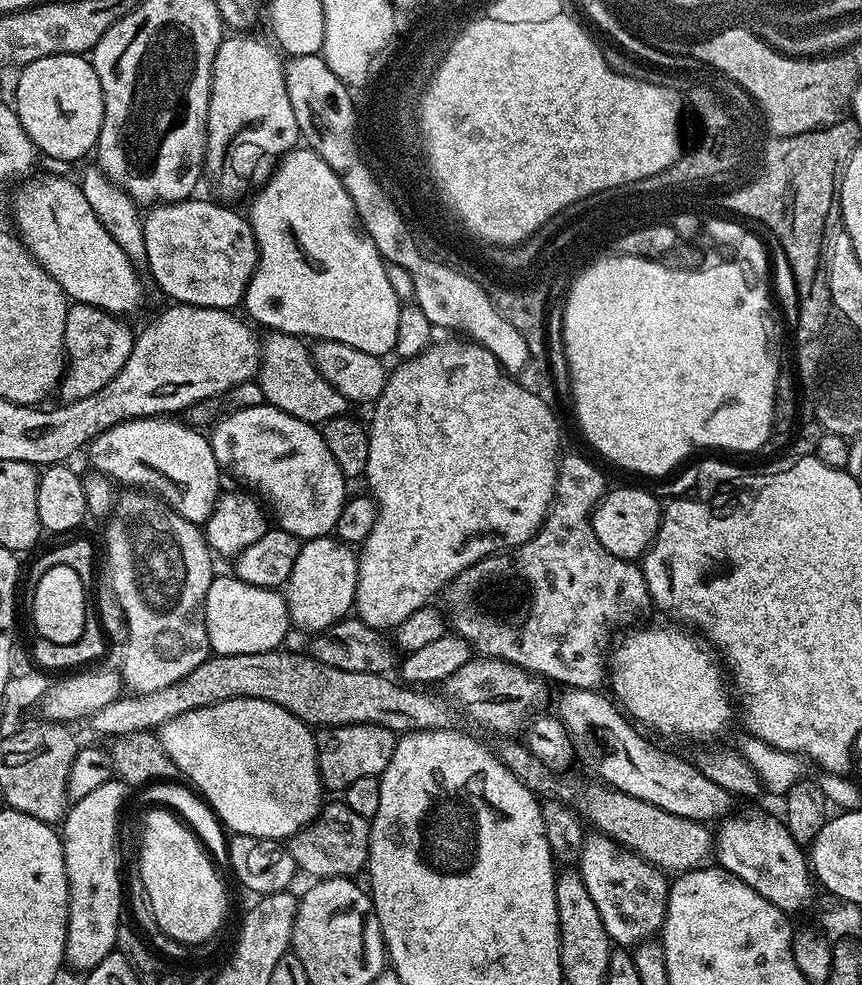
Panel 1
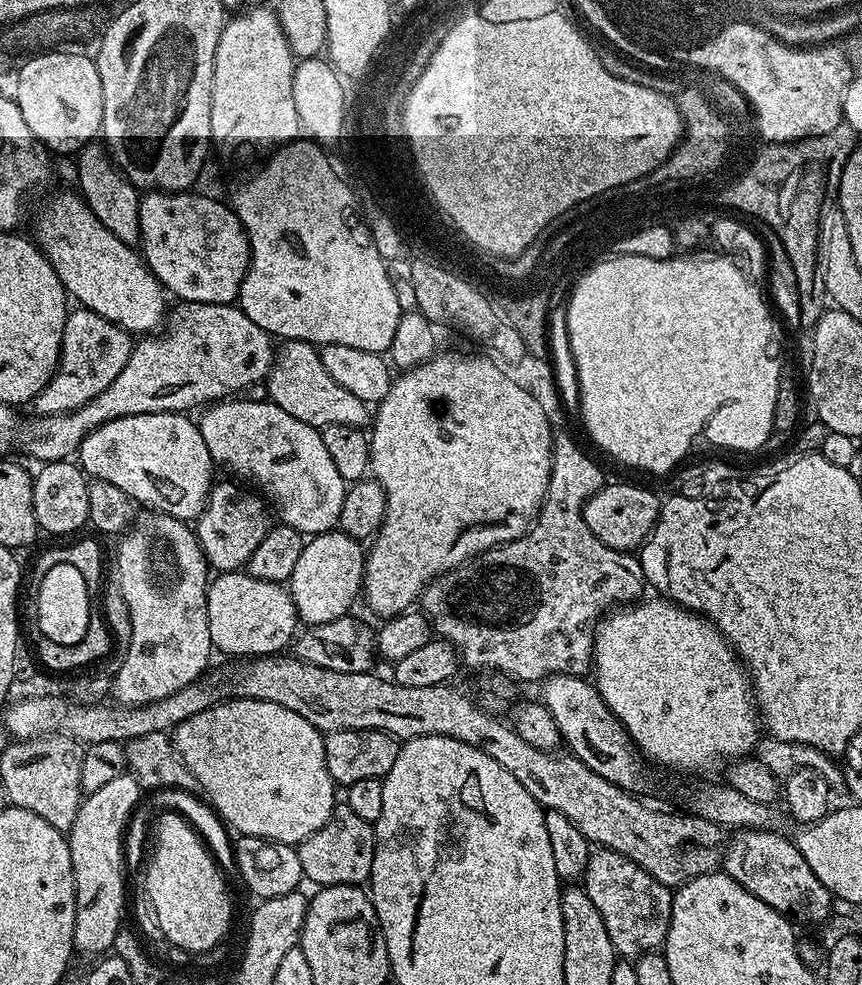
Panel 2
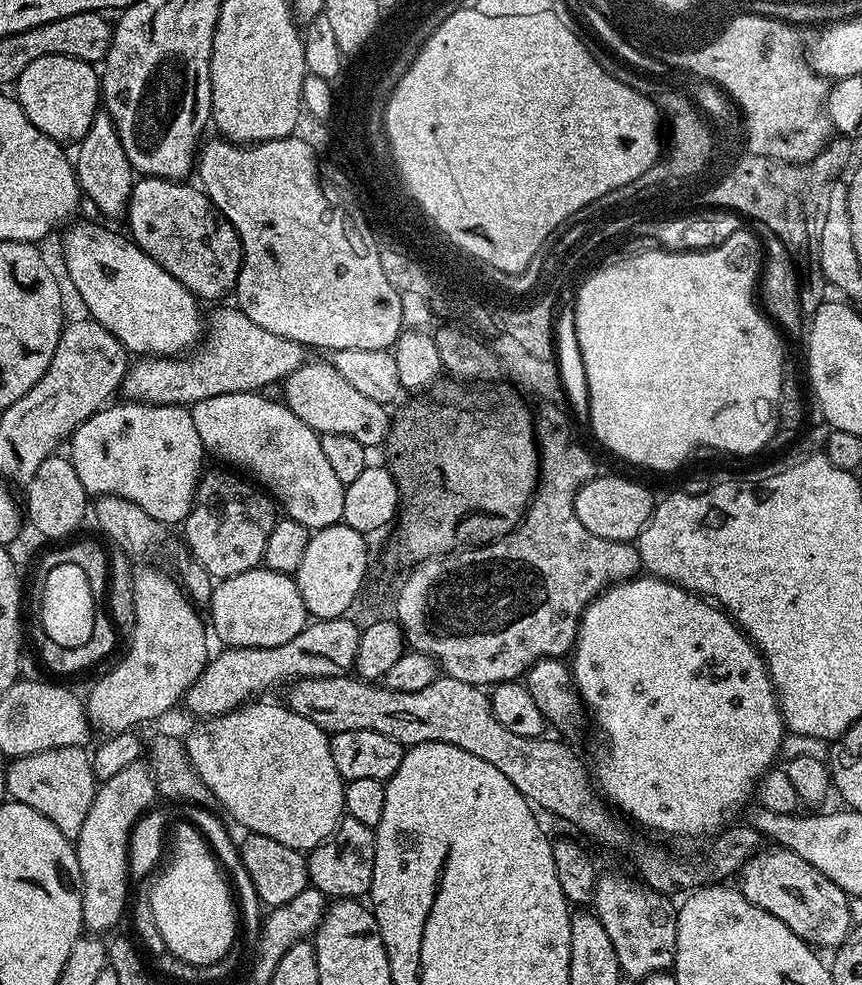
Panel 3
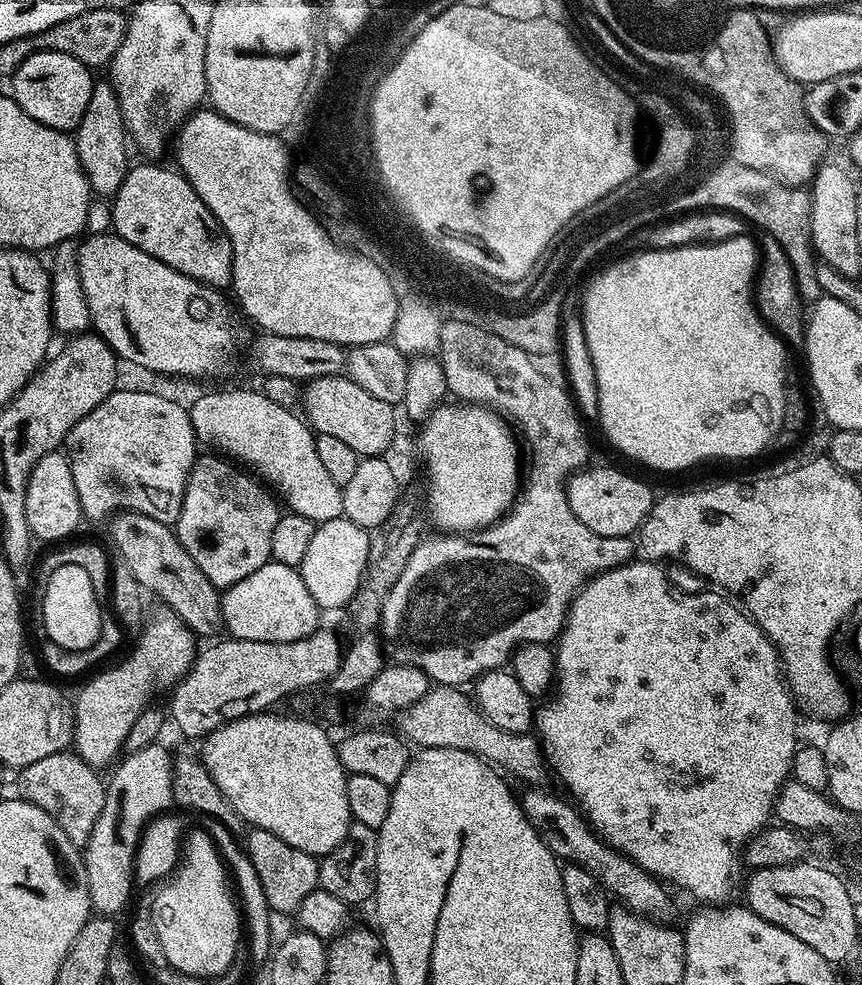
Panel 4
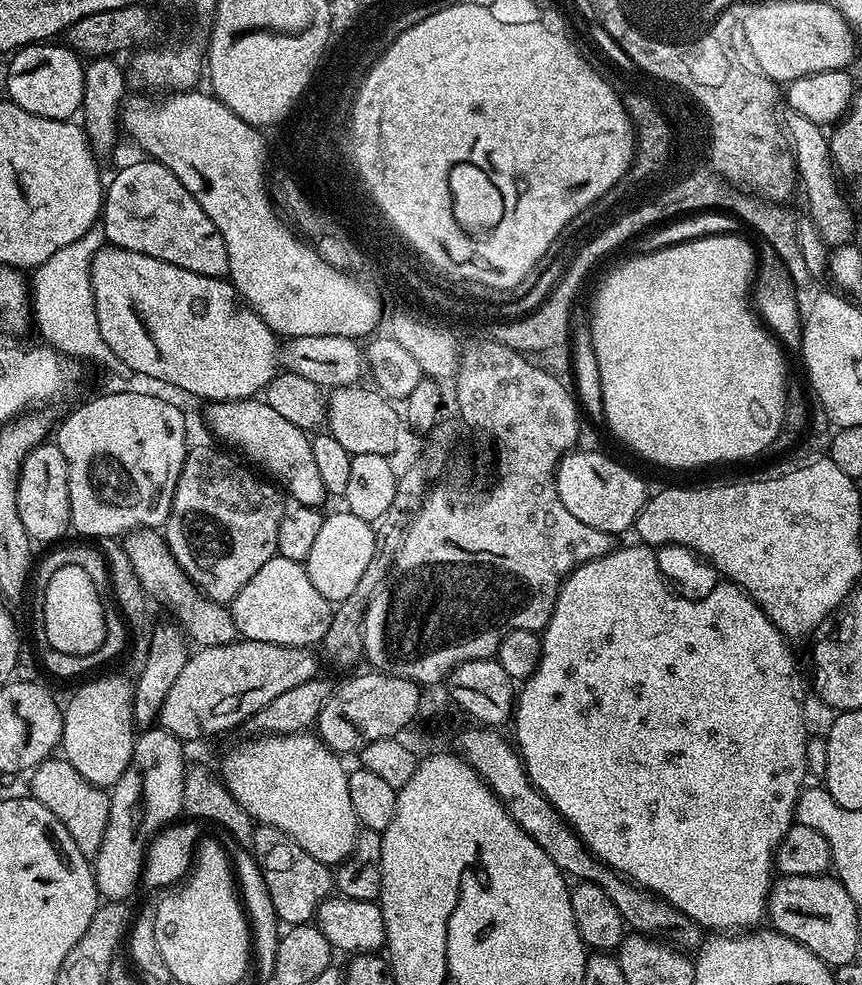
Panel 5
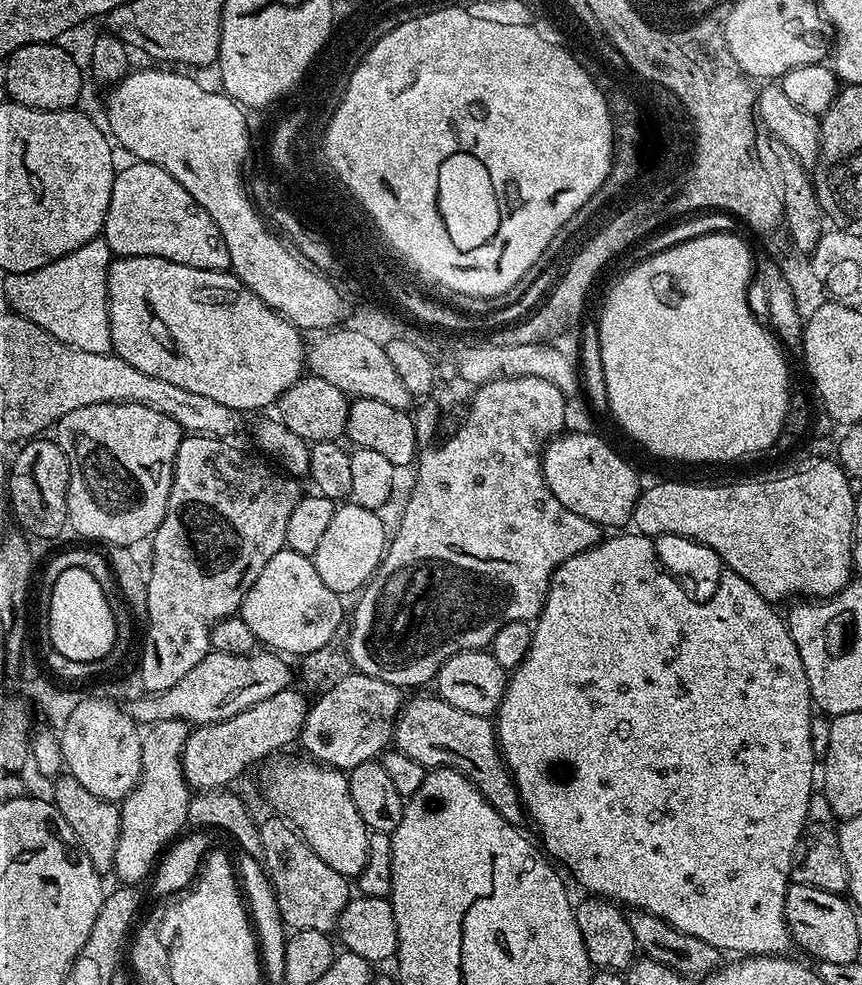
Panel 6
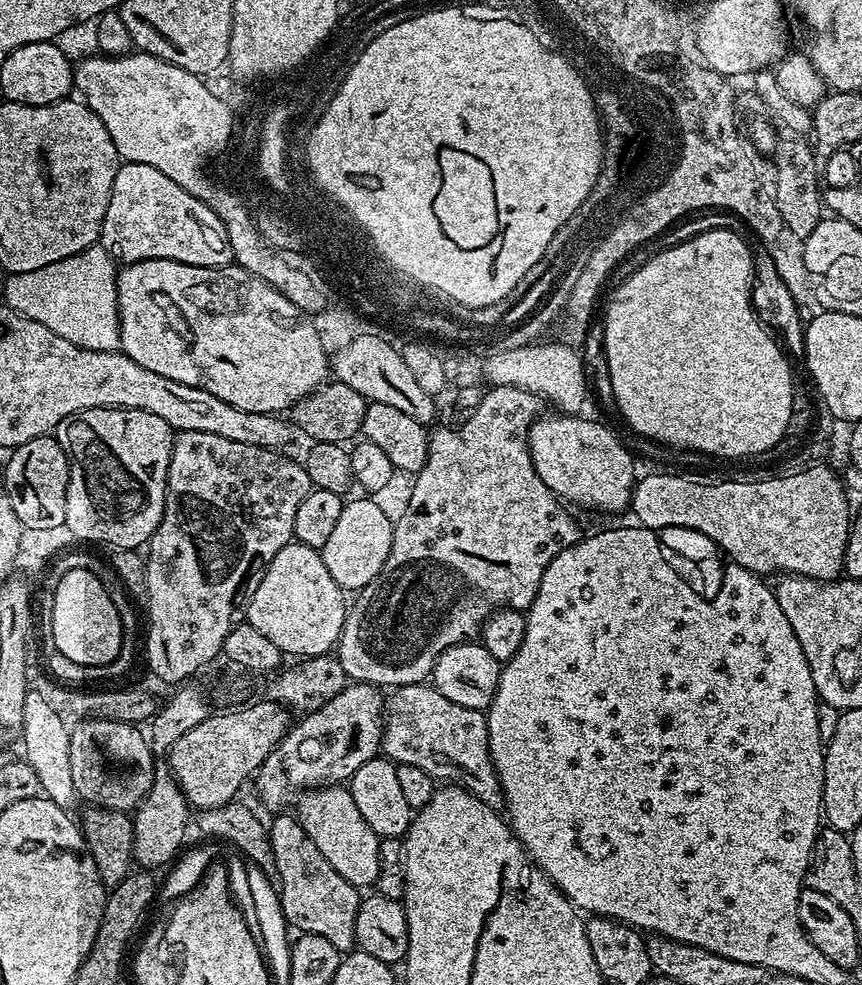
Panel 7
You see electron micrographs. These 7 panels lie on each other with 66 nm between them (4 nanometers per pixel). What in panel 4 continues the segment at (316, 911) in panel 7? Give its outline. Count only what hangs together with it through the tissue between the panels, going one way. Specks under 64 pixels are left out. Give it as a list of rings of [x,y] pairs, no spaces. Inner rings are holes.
[[[249,827],[246,832],[246,851],[250,862],[254,864],[255,873],[262,882],[263,893],[271,911],[295,913],[302,900],[306,898],[320,882],[320,860],[306,854],[302,850],[294,850],[290,842],[282,842],[278,834],[270,834],[270,830]]]

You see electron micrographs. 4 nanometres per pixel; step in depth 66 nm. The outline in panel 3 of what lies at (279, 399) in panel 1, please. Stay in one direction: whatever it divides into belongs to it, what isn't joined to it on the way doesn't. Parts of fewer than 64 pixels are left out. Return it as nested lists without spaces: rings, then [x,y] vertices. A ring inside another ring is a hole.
[[[306,362],[298,370],[294,370],[282,382],[282,400],[291,412],[302,418],[302,422],[306,422],[306,426],[310,426],[315,432],[350,434],[354,442],[362,442],[362,446],[369,450],[375,449],[375,444],[383,445],[388,439],[389,409],[374,402],[374,398],[366,398],[366,394],[359,392],[355,386],[350,386],[350,382],[346,382],[342,374],[338,374],[331,362]]]

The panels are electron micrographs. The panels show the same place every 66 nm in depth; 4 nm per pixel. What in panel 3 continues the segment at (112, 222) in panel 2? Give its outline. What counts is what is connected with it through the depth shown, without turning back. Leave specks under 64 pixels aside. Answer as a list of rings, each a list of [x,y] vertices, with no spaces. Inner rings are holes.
[[[97,111],[94,122],[90,122],[90,130],[86,130],[86,134],[78,141],[75,148],[74,167],[81,193],[87,200],[94,202],[94,206],[98,206],[101,217],[123,217],[128,211],[134,173],[126,158],[126,150],[122,150],[122,140],[118,138],[118,130],[107,112]]]

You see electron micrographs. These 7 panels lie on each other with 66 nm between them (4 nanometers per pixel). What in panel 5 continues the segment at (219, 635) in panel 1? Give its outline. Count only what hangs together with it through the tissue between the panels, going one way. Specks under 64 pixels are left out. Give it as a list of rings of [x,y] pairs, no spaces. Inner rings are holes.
[[[274,555],[230,601],[237,633],[245,640],[270,642],[291,648],[312,648],[324,639],[332,621],[333,605],[318,594],[301,561]]]

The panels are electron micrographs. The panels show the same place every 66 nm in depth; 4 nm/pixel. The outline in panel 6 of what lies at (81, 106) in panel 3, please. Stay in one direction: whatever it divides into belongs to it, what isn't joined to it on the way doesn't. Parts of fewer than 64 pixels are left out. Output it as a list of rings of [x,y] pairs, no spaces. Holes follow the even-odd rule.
[[[56,42],[27,44],[8,57],[4,68],[4,88],[11,99],[38,110],[71,108],[80,96],[80,68],[72,56]]]

